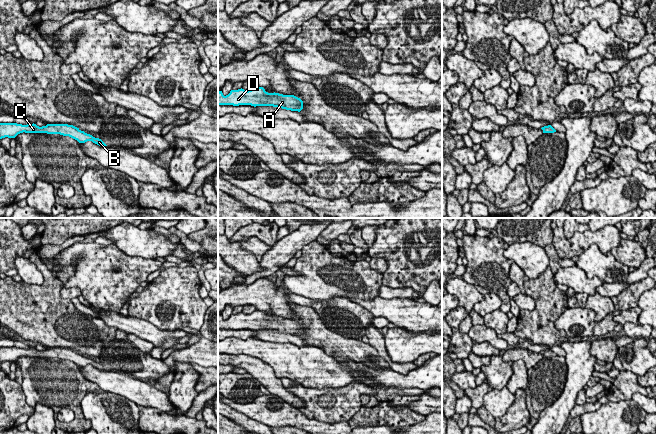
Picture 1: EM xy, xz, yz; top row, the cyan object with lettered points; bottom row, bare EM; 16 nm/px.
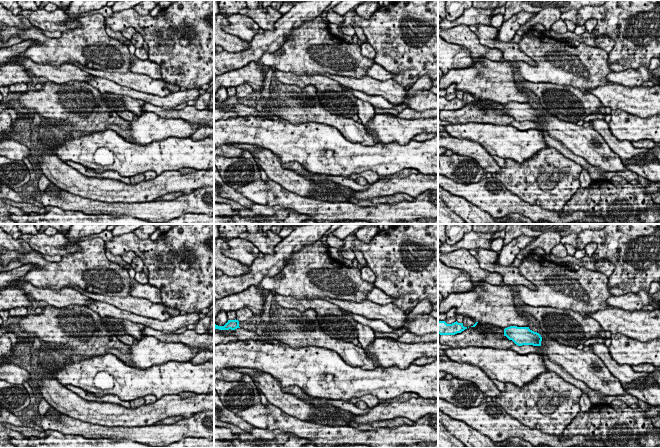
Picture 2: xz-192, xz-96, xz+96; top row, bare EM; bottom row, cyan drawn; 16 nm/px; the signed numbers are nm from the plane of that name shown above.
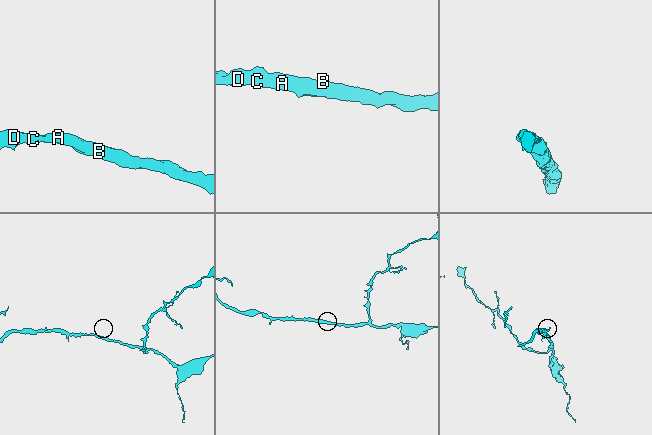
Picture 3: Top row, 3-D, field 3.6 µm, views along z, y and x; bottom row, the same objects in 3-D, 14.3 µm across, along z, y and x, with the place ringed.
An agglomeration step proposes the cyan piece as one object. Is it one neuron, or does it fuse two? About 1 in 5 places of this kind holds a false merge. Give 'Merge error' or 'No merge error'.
No merge error

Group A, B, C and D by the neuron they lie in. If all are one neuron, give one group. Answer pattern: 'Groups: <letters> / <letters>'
Groups: A B C D

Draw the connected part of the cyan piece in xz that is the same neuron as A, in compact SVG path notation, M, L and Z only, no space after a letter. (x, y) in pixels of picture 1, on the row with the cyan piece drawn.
M256 86L251 90L231 90L226 96L222 91L218 92L218 105L251 105L251 106L273 106L286 110L298 111L303 109L303 101L294 95L283 95L279 93L268 93L263 87Z

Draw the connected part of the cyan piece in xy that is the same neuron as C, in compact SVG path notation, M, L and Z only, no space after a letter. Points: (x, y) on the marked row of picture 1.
M0 123L0 139L8 137L15 138L20 133L47 133L47 134L60 134L69 136L79 143L92 141L99 146L107 146L101 139L95 138L90 134L81 131L79 128L68 124L47 124L46 126L39 127L36 124L17 124L17 123Z

